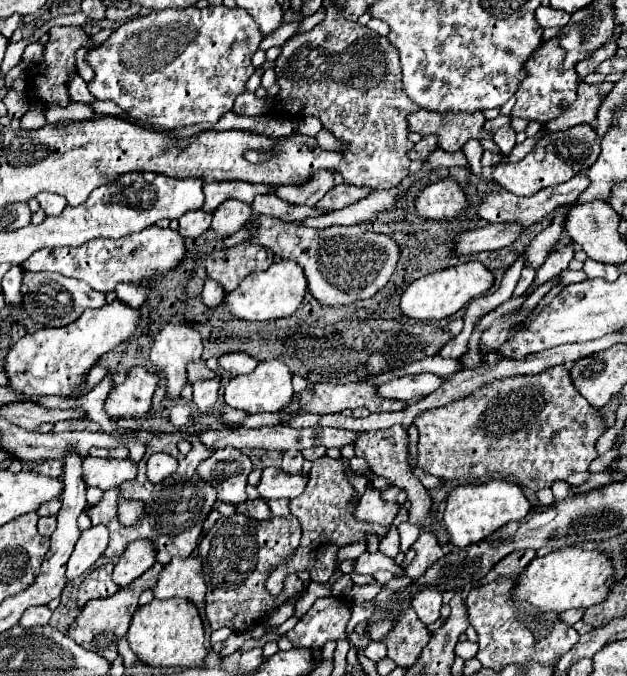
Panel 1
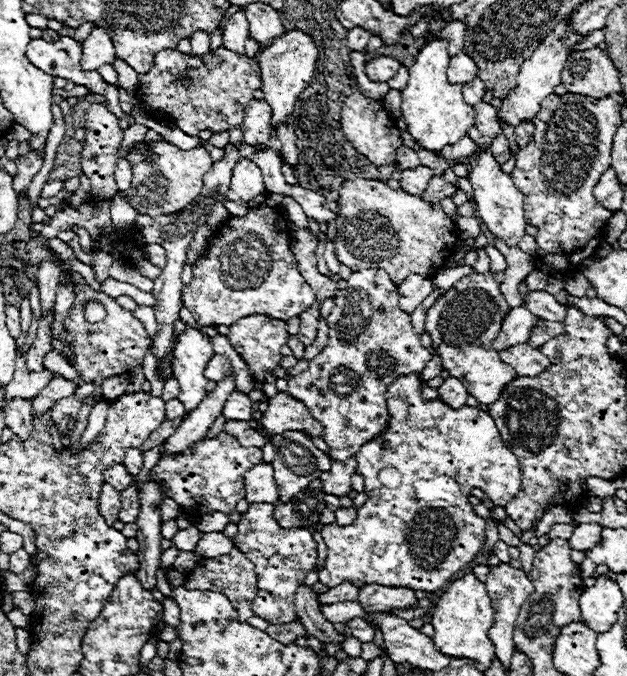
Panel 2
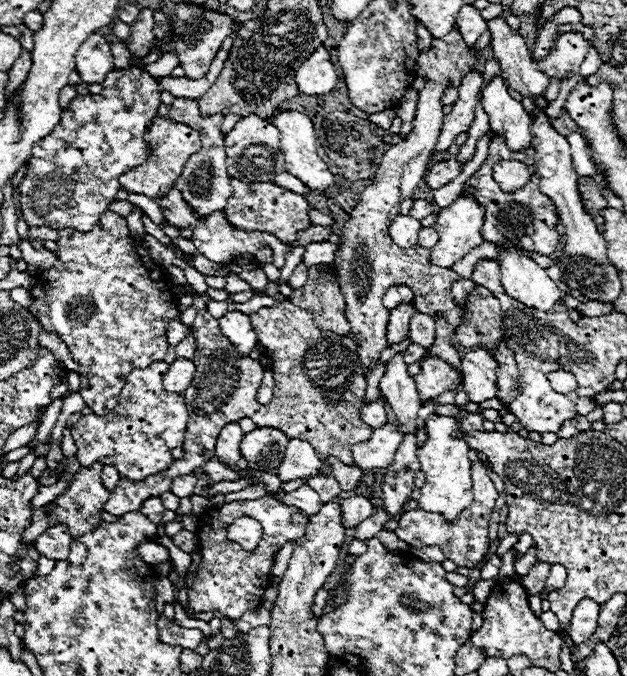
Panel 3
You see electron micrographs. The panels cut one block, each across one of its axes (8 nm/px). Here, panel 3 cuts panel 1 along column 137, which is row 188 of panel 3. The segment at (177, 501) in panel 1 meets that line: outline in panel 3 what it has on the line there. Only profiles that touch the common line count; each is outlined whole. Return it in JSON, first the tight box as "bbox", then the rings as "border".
{"bbox":[466,134,558,256],"border":[[[498,134],[492,138],[488,158],[480,166],[480,170],[466,182],[466,186],[476,188],[476,200],[480,200],[480,204],[484,204],[486,212],[488,212],[488,216],[484,218],[484,228],[482,228],[484,240],[492,242],[492,244],[520,244],[528,252],[552,256],[556,250],[556,244],[558,244],[558,232],[556,232],[558,212],[556,212],[554,202],[546,194],[540,192],[540,178],[536,176],[536,172],[532,172],[530,182],[522,190],[512,192],[512,194],[502,192],[492,178],[492,166],[500,160],[518,160],[526,166],[534,166],[532,156],[526,156],[522,152],[512,152],[506,146],[504,138]]]}

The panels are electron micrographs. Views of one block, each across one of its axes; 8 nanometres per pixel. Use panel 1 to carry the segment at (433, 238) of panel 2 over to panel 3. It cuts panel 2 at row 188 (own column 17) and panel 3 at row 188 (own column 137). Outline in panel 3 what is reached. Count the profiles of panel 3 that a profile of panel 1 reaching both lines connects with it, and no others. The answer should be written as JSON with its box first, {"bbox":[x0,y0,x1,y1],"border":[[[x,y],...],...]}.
{"bbox":[272,110,334,190],"border":[[[288,110],[288,112],[280,112],[272,118],[272,124],[276,124],[276,128],[280,128],[280,148],[284,152],[284,162],[286,162],[286,172],[296,176],[300,182],[304,182],[310,190],[326,190],[334,184],[334,174],[330,172],[330,168],[320,160],[318,152],[316,152],[316,136],[314,136],[314,126],[312,120],[300,112]]]}

